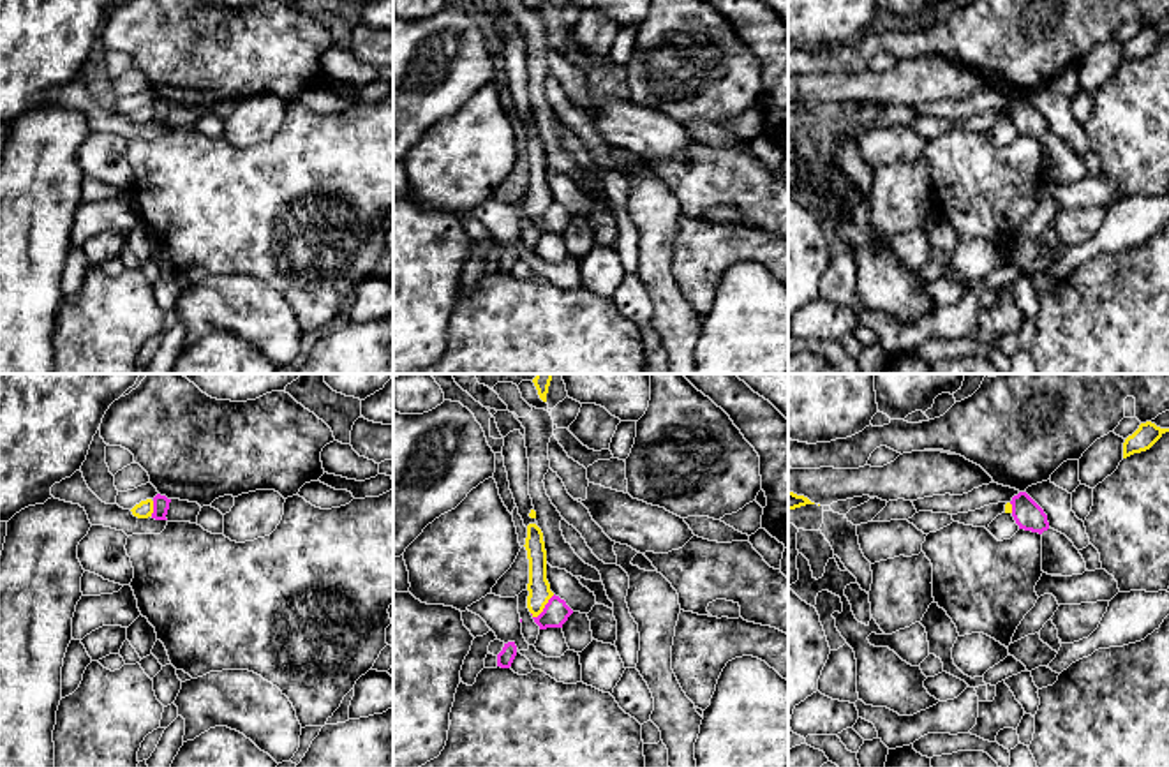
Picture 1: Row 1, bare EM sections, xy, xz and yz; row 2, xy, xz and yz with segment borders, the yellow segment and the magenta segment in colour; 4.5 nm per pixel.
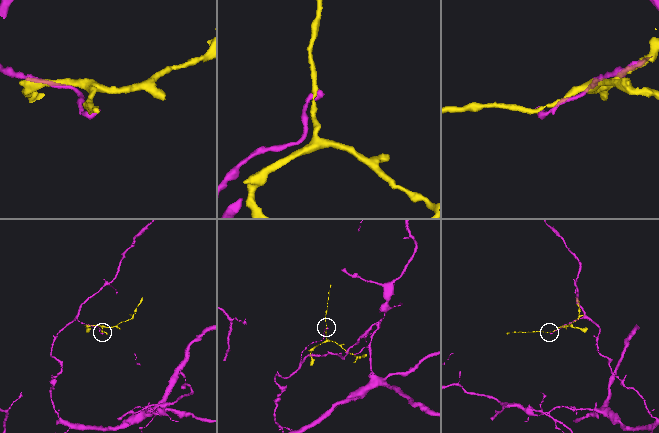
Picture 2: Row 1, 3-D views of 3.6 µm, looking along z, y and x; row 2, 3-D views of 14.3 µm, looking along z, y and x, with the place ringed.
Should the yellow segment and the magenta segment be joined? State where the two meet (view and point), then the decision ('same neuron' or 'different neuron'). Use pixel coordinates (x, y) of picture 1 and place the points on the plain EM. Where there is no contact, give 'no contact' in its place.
contact xz (543, 212); different neuron

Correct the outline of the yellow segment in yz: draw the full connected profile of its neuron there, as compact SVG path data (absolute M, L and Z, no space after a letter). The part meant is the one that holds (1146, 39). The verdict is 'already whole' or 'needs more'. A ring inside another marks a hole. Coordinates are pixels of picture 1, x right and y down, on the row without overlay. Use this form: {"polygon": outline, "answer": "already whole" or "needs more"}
{"polygon": "M1151 26L1141 28L1139 34L1123 48L1123 63L1150 55L1169 34L1160 34Z", "answer": "already whole"}

